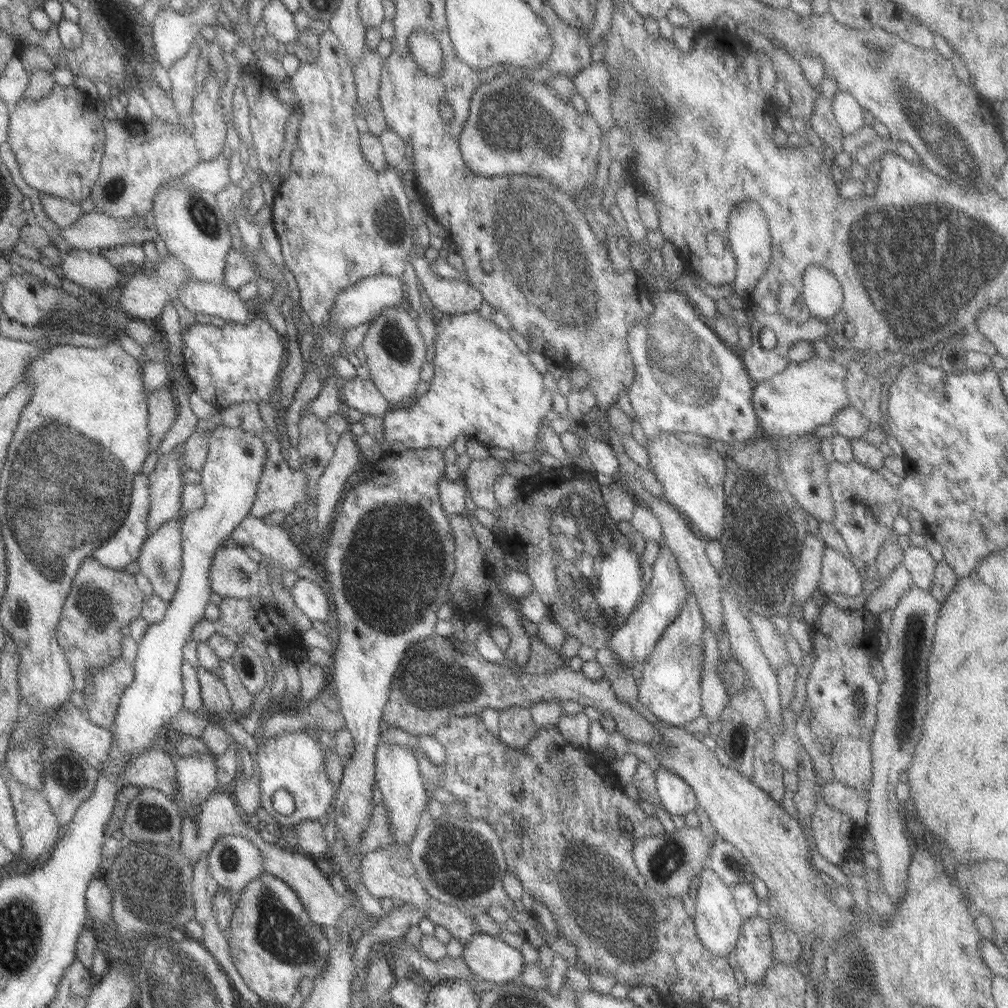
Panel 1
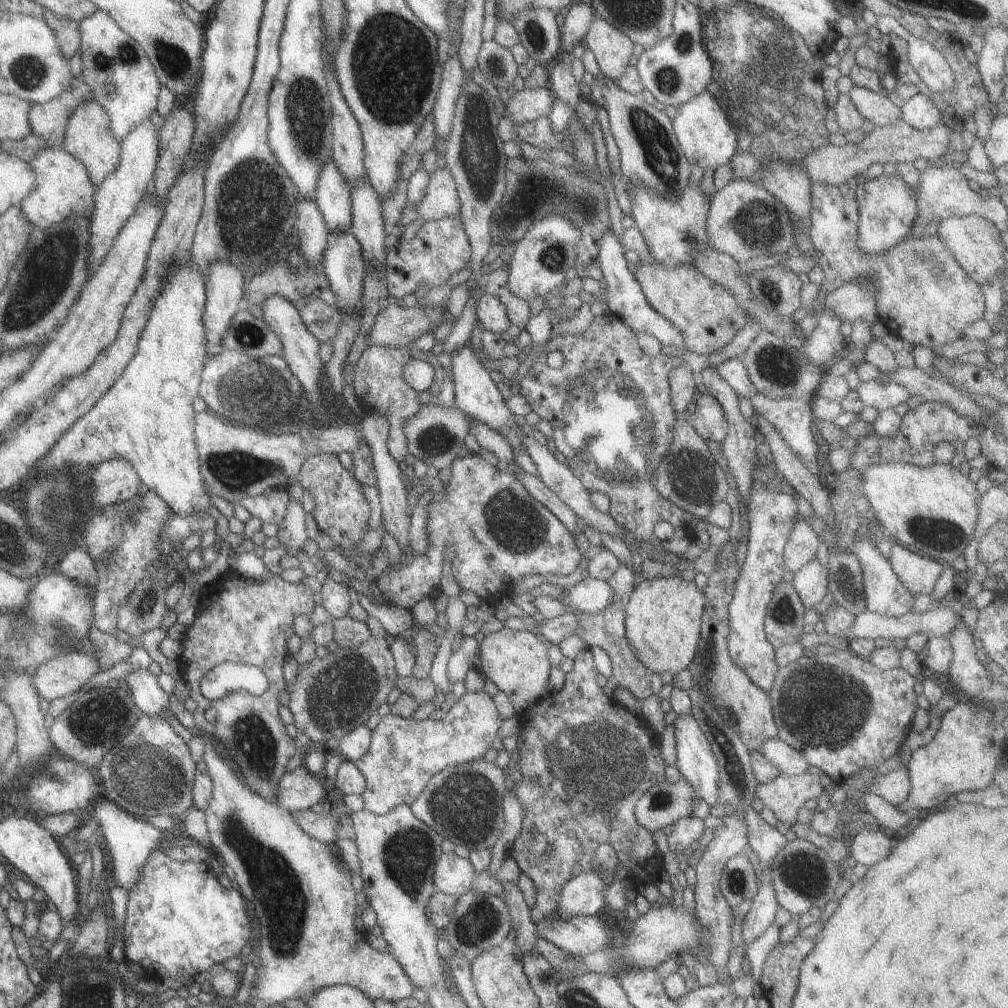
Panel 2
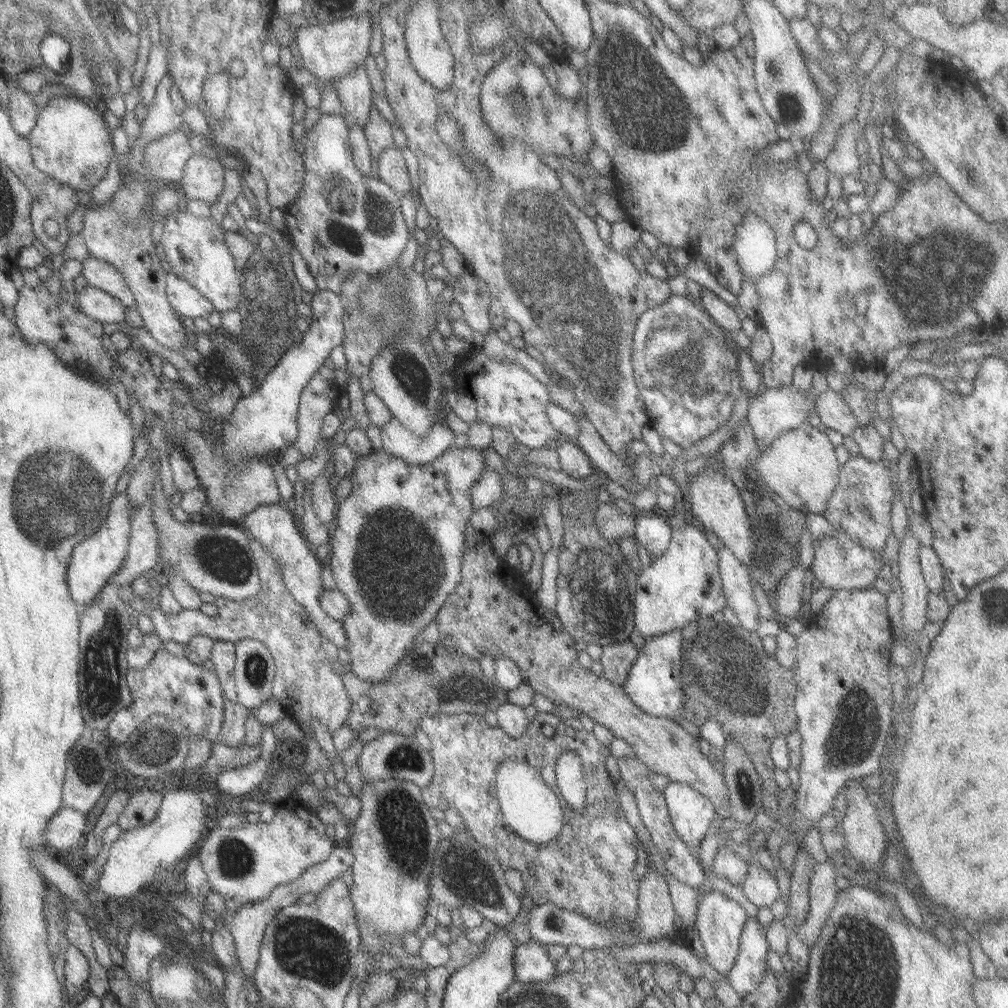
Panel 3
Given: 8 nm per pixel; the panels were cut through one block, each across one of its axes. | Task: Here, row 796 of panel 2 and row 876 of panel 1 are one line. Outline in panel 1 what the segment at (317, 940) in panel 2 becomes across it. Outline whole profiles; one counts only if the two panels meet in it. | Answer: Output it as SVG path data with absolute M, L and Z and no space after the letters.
M221 837L208 854L210 875L222 890L240 892L265 874L260 850L246 838Z

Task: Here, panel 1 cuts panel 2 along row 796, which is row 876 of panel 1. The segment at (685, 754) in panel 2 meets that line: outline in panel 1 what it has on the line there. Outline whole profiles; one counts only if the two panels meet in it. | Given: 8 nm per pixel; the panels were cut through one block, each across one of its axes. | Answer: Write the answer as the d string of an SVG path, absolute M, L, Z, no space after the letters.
M705 867L696 878L699 879L699 887L695 897L693 921L697 937L704 948L706 948L706 951L712 956L715 958L728 958L730 953L735 952L744 918L734 902L731 887L714 871Z

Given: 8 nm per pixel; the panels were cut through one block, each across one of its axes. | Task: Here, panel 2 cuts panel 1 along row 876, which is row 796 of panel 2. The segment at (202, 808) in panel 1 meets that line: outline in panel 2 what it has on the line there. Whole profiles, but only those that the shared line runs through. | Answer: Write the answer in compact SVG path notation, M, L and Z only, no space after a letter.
M304 766L286 772L276 782L276 804L290 813L311 809L319 802L330 802L330 796L321 784L321 777L310 774Z

